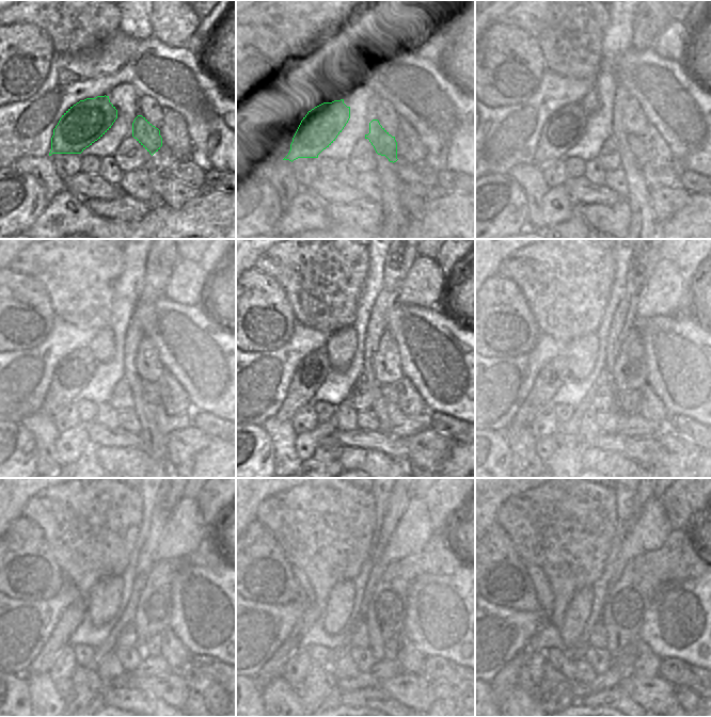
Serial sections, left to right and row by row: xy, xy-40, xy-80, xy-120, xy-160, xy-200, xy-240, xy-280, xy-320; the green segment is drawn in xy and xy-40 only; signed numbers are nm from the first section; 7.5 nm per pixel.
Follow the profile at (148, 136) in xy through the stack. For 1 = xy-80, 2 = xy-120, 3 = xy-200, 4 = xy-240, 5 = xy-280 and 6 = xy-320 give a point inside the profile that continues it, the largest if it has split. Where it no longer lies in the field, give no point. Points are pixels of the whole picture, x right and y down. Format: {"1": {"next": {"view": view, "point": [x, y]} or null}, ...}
{"1": {"next": {"view": "xy-80", "point": [626, 145]}}, "2": {"next": {"view": "xy-120", "point": [149, 391]}}, "3": {"next": {"view": "xy-200", "point": [628, 400]}}, "4": {"next": {"view": "xy-240", "point": [152, 647]}}, "5": {"next": {"view": "xy-280", "point": [390, 650]}}, "6": {"next": {"view": "xy-320", "point": [627, 655]}}}

